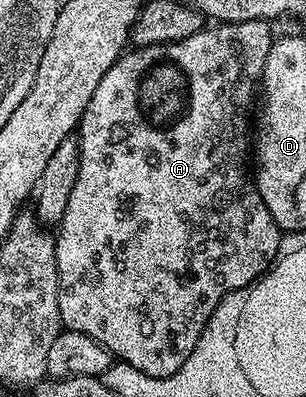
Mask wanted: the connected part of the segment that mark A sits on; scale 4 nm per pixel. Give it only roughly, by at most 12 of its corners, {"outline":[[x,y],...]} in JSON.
{"outline":[[267,20],[128,50],[80,116],[58,310],[147,376],[259,280]]}

